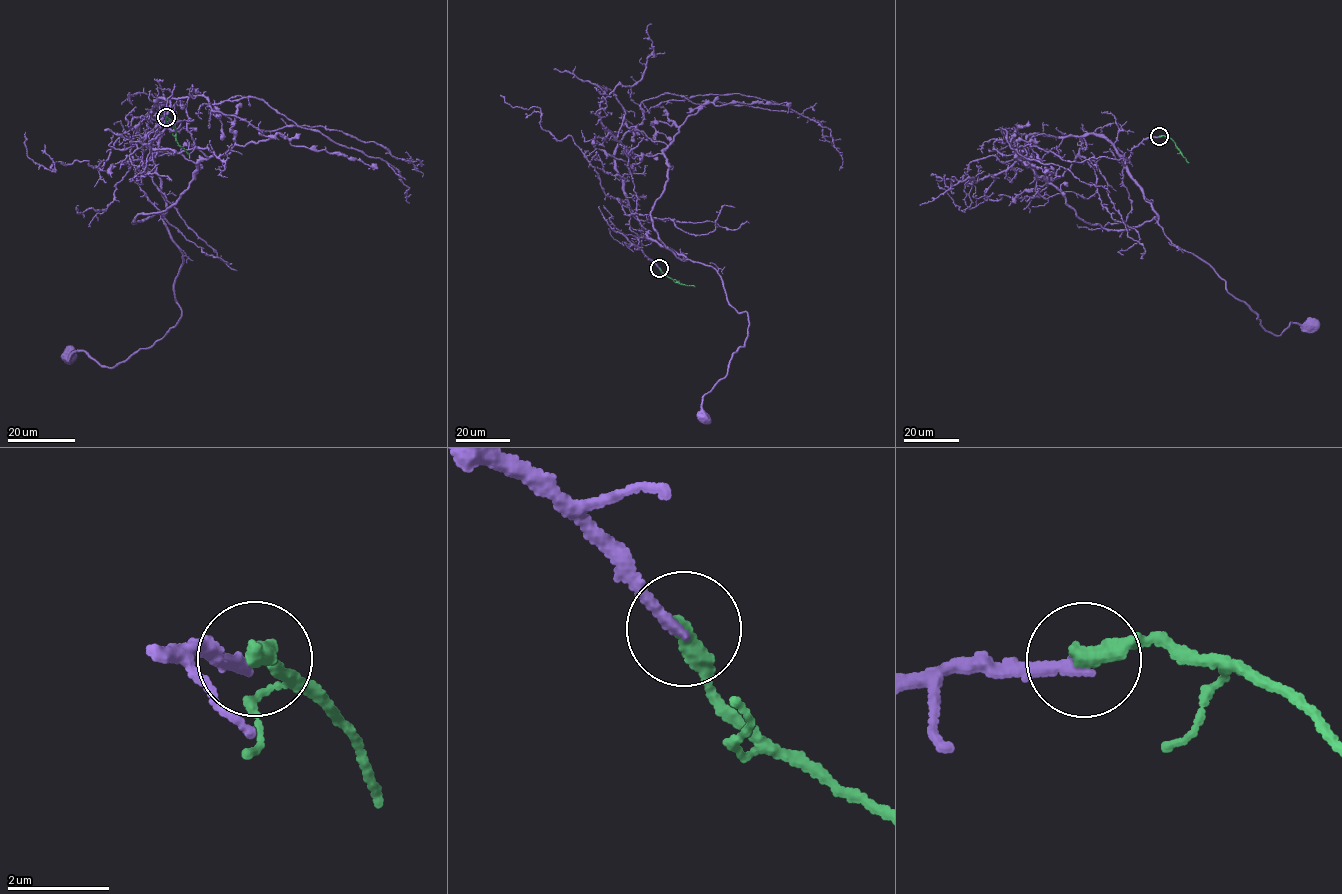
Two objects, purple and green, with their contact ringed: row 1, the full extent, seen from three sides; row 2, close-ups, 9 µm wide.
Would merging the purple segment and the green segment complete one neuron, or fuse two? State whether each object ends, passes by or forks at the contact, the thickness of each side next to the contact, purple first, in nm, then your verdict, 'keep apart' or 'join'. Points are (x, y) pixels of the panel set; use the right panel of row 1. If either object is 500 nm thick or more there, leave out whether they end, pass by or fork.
purple ends | green ends | 220/400 nm | keep apart

